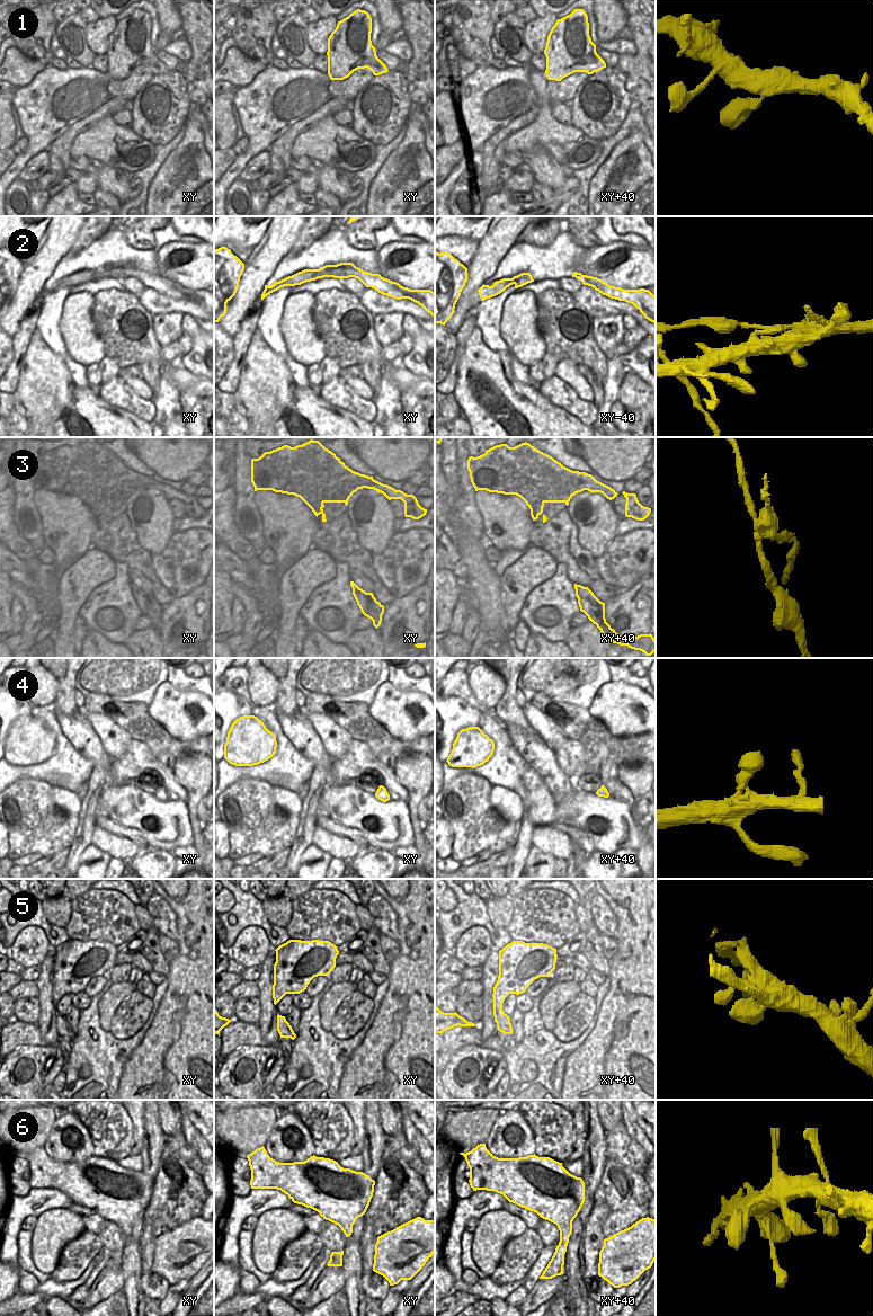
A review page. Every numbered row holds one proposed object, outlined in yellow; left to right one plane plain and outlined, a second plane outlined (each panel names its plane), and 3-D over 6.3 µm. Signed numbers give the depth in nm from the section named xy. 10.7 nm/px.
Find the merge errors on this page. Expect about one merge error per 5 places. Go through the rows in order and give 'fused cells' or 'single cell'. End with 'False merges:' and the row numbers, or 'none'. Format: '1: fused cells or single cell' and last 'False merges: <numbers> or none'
1: single cell
2: fused cells
3: fused cells
4: single cell
5: single cell
6: fused cells
False merges: 2, 3, 6

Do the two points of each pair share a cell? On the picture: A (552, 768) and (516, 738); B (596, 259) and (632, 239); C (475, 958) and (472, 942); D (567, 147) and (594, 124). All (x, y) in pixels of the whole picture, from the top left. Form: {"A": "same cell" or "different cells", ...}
{"A": "same cell", "B": "different cells", "C": "same cell", "D": "different cells"}

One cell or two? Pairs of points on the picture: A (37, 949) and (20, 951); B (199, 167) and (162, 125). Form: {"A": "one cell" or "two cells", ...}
{"A": "one cell", "B": "two cells"}

